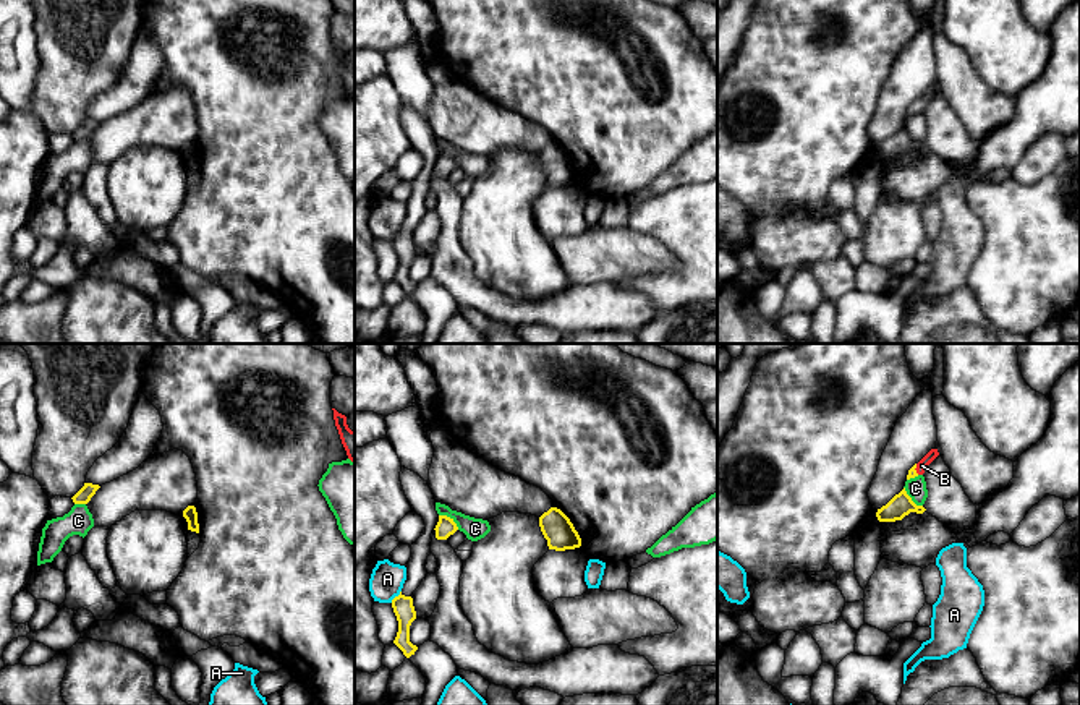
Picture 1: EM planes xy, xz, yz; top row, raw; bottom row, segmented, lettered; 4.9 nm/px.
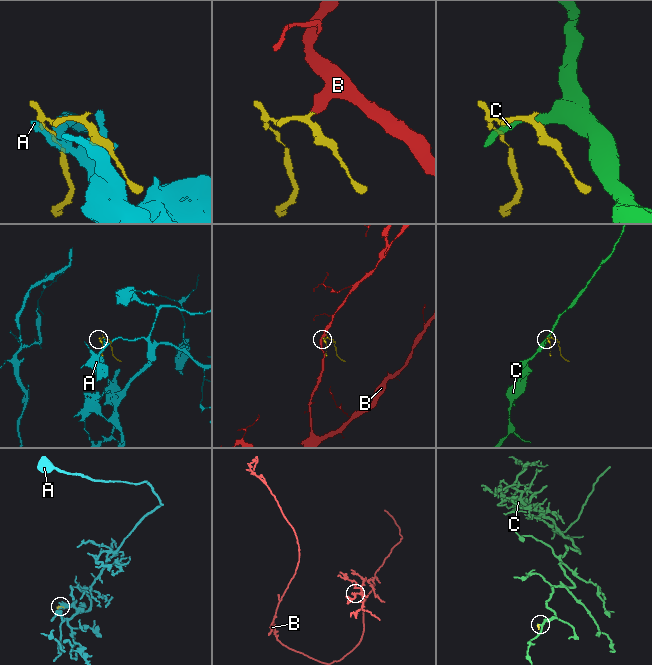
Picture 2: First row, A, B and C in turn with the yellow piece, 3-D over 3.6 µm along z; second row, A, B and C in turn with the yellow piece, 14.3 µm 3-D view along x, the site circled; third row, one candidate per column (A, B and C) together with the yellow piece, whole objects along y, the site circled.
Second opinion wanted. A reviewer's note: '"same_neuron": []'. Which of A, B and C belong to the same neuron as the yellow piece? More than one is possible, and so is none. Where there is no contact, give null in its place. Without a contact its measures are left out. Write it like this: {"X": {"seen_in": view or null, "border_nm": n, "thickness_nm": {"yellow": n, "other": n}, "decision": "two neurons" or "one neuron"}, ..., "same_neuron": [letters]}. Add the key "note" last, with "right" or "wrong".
{"A": {"seen_in": "xz", "border_nm": 80, "thickness_nm": {"yellow": 100, "other": 170}, "decision": "two neurons"}, "B": {"seen_in": "yz", "border_nm": 60, "thickness_nm": {"yellow": 50, "other": 60}, "decision": "one neuron"}, "C": {"seen_in": "xz", "border_nm": 130, "thickness_nm": {"yellow": 90, "other": 110}, "decision": "two neurons"}, "same_neuron": ["B"], "note": "wrong"}

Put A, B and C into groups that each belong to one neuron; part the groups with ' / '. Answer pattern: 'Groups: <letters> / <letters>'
Groups: A / B / C

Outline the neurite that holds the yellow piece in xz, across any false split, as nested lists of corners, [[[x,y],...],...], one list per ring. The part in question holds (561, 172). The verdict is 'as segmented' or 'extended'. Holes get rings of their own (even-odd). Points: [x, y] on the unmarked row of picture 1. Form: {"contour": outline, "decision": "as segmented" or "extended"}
{"contour": [[[551,144],[539,154],[539,164],[549,186],[565,188],[581,183],[581,175],[570,156],[557,144]]], "decision": "as segmented"}

